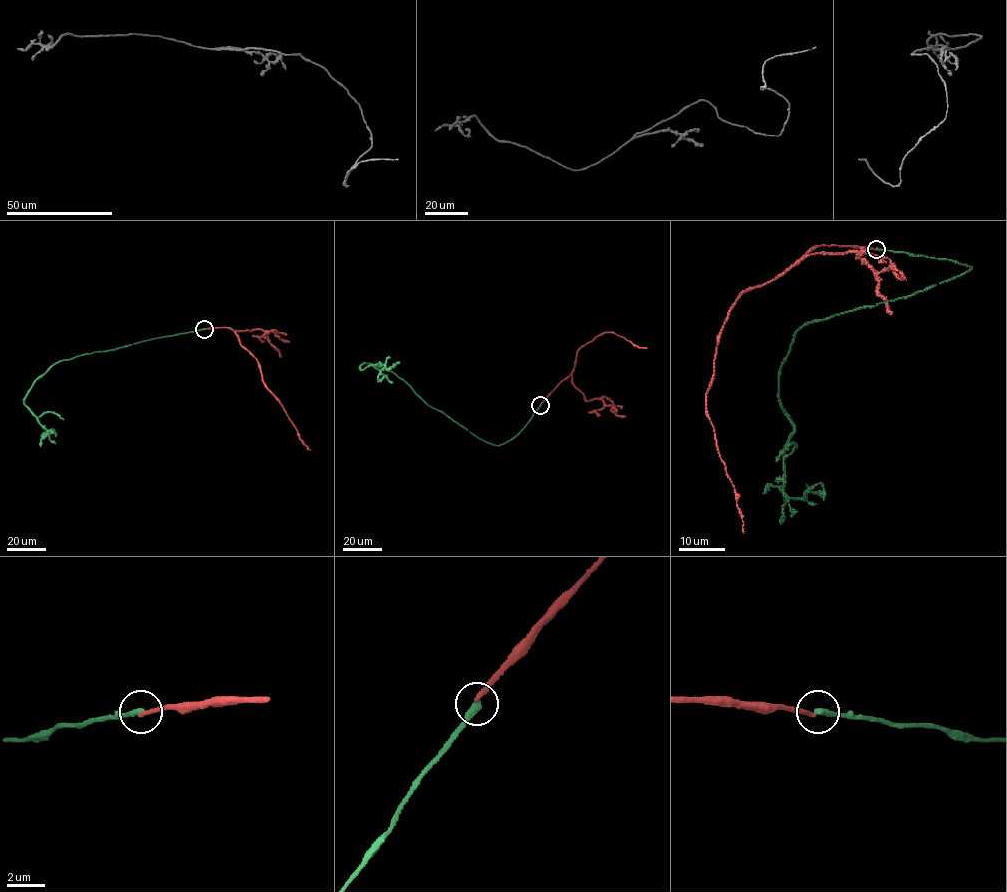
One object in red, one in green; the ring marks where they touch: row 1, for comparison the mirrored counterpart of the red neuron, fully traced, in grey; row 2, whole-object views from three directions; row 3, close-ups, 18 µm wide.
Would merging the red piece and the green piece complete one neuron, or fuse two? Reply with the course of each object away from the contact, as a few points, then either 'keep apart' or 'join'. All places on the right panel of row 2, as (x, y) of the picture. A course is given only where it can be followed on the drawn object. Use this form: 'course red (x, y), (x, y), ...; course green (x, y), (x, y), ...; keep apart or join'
course red (876, 249), (815, 245), (770, 281), (750, 287), (722, 325), (706, 393), (706, 416), (735, 490), (743, 533); course green (876, 249), (972, 267), (795, 333), (779, 375), (794, 430), (784, 492), (801, 498), (819, 483), (823, 500); keep apart

